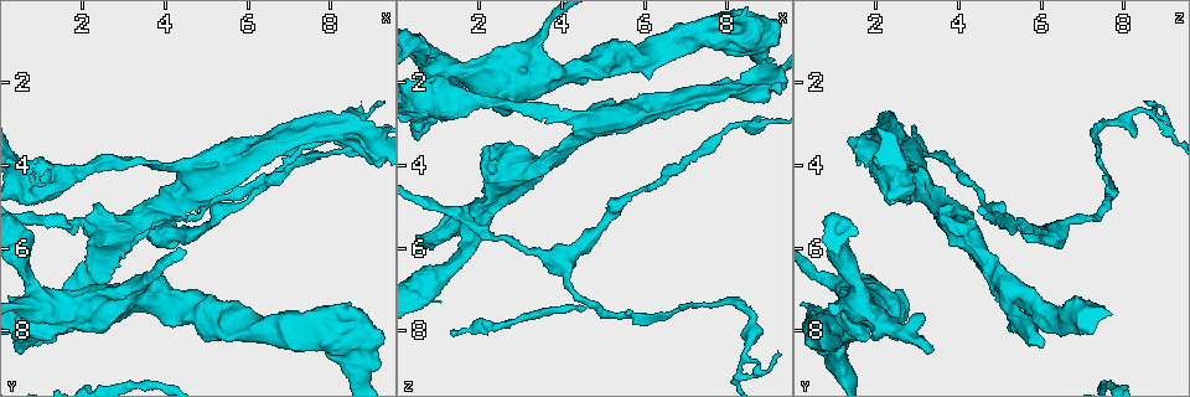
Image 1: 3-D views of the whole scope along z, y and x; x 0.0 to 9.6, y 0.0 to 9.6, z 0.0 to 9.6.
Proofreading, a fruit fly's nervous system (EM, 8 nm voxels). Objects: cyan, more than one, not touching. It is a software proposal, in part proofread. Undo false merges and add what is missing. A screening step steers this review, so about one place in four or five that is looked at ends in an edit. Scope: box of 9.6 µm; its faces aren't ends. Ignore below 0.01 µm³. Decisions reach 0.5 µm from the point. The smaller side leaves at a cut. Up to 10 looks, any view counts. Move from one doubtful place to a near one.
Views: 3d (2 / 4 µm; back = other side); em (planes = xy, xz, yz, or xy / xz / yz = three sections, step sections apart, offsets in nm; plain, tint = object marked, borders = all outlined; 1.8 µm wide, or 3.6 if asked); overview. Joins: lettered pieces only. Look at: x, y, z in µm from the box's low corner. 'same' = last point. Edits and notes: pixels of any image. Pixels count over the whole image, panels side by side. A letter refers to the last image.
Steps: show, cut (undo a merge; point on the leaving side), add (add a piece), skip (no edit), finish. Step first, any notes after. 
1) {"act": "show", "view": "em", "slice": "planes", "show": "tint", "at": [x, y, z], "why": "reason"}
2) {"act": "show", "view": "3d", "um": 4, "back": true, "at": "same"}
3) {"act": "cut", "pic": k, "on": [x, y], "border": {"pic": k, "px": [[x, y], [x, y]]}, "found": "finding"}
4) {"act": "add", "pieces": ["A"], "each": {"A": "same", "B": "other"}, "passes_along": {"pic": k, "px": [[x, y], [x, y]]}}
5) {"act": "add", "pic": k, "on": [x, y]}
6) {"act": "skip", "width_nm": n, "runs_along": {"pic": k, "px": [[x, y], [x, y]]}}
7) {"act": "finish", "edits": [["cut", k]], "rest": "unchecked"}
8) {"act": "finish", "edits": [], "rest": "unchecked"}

{"act": "show", "view": "em", "slice": "xy", "step": 4, "show": "tint", "at": [0.75, 4.50, 2.70], "why": "sharp bend"}

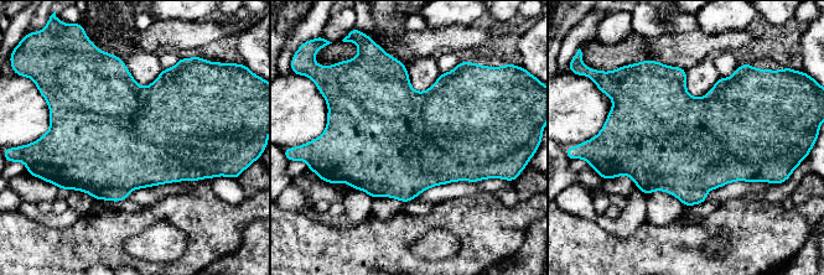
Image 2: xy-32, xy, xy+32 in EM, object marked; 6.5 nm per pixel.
{"act": "show", "view": "em", "slice": "xy", "step": 4, "show": "borders", "at": "same"}

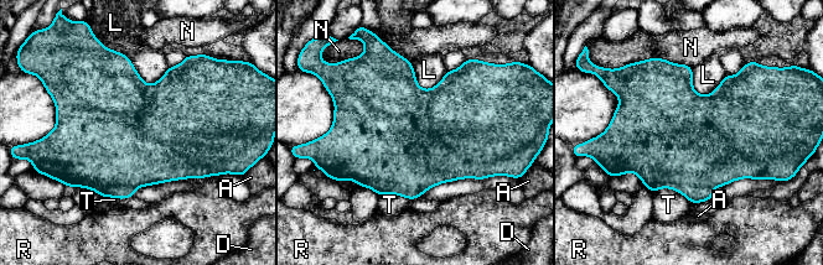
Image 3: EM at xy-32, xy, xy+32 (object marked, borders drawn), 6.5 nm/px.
{"act": "skip", "each": {"A": "other", "D": "other", "L": "other", "N": "other", "R": "other", "T": "other"}, "found": "all the same cell"}

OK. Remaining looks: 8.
{"act": "show", "view": "em", "slice": "yz", "step": 8, "show": "borders", "at": [2.40, 5.50, 5.75], "why": "a narrow waist"}

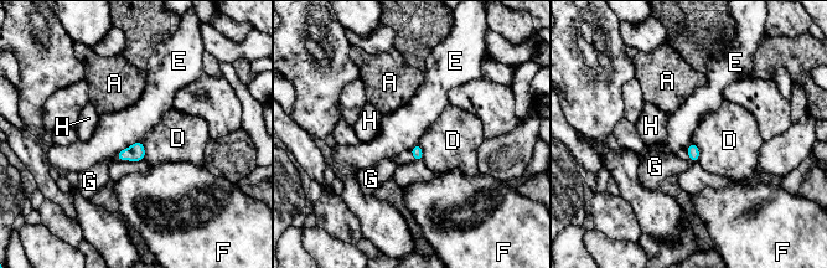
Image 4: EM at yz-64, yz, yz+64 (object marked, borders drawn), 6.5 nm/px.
{"act": "skip", "longest_contact_nm": ["E", 200], "each": {"A": "other", "D": "other", "E": "other", "F": "other", "G": "other", "H": "other"}, "found": "continuous, no second cell"}

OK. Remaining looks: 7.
{"act": "show", "view": "3d", "um": 4, "at": [4.65, 4.50, 3.25], "why": "thin arm on a thick one"}

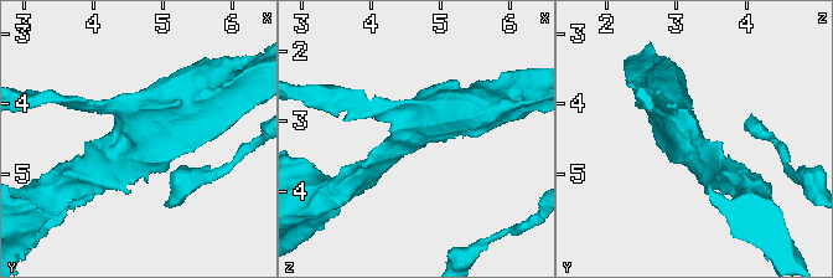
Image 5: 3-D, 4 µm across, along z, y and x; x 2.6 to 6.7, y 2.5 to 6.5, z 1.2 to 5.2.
{"act": "show", "view": "em", "slice": "yz", "step": 4, "show": "tint", "at": [4.65, 4.45, 3.15], "why": "now the EM"}

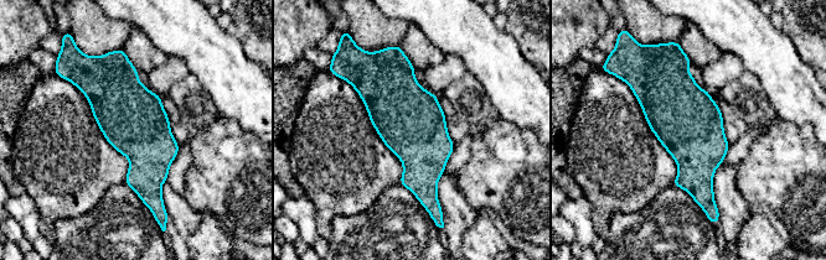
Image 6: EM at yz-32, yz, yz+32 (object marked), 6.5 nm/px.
{"act": "show", "view": "em", "slice": "yz", "step": 4, "show": "borders", "at": "same", "why": "what lies round it"}

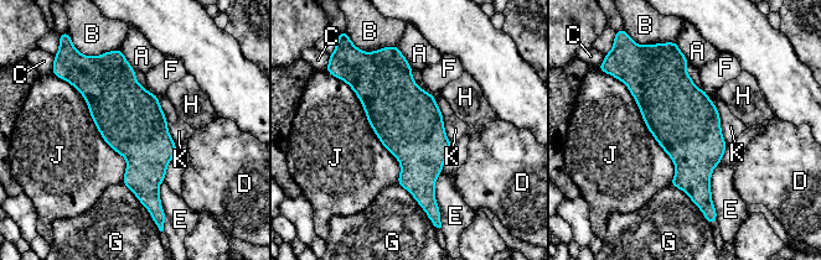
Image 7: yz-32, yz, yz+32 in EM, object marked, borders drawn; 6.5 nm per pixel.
{"act": "skip", "longest_contact_nm": ["J", 800], "each": {"A": "other", "B": "other", "C": "other", "D": "other", "E": "other", "F": "other", "G": "other", "H": "other", "J": "other", "K": "other"}, "found": "all the same cell"}

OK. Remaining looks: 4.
{"act": "show", "view": "em", "slice": "xz", "step": 4, "show": "tint", "at": [5.55, 4.35, 7.60], "why": "free end"}

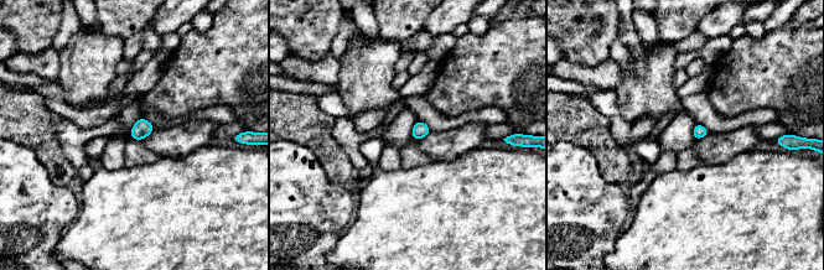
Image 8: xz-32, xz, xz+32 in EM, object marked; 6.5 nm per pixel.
{"act": "show", "view": "em", "slice": "planes", "show": "borders", "at": "same", "why": "cut it another way"}

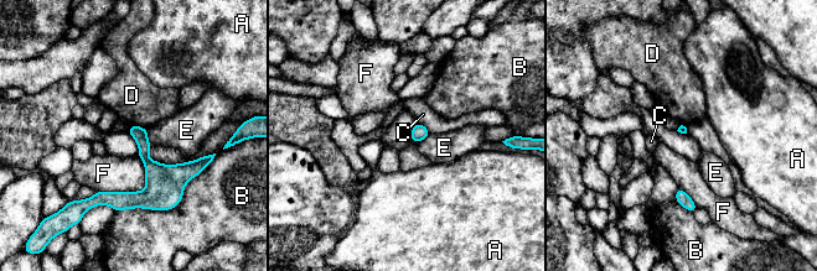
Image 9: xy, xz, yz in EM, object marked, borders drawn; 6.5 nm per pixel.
{"act": "skip", "each": {"A": "other", "B": "other", "C": "other", "D": "other", "E": "other", "F": "other"}, "runs_along": {"pic": 9, "px": [[198, 162], [148, 199], [91, 201]]}, "found": "none of them fits"}

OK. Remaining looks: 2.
{"act": "finish", "edits": [], "rest": "unchecked"}

